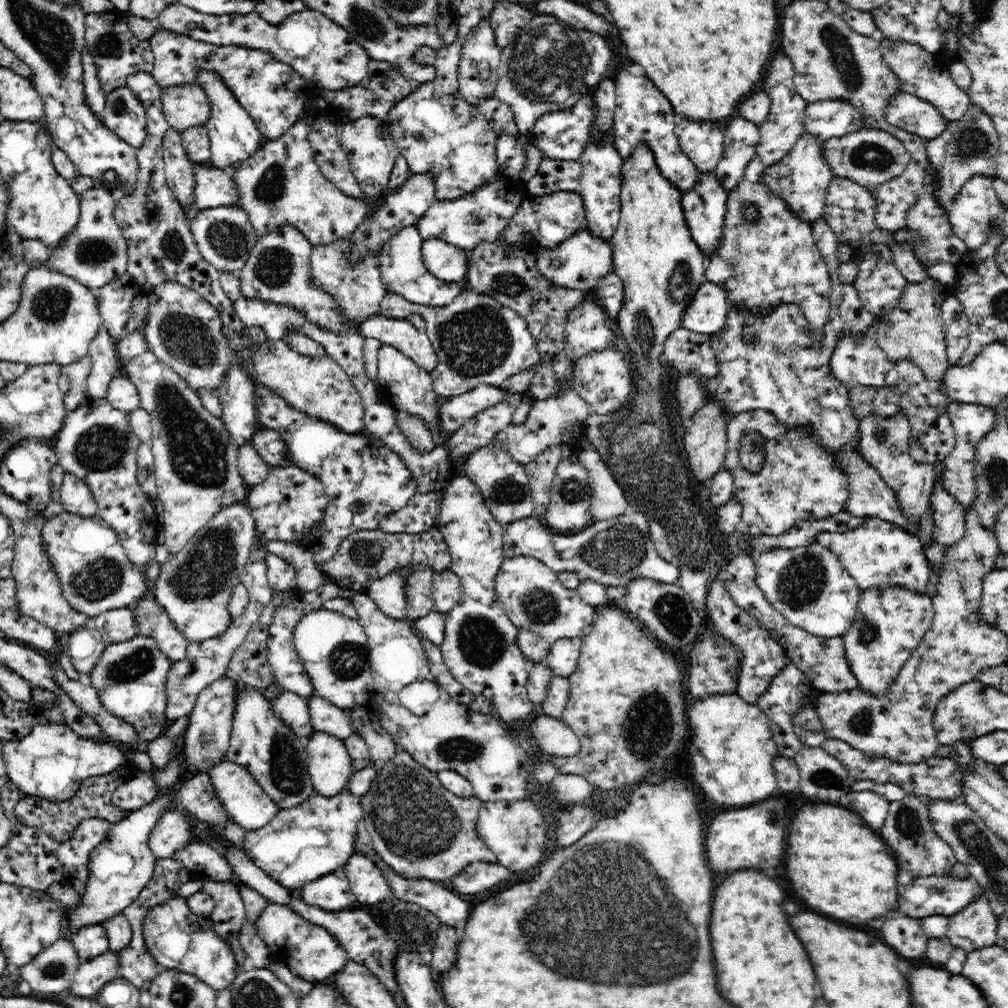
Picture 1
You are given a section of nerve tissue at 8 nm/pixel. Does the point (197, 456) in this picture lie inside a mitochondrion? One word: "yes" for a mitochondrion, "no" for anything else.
yes

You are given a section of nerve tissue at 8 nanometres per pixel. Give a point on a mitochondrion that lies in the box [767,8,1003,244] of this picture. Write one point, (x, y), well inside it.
(837, 44)

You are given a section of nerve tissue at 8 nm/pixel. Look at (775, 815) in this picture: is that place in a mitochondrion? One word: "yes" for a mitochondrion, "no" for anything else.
yes

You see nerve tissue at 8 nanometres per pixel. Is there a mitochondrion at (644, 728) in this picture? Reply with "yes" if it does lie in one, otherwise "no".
yes

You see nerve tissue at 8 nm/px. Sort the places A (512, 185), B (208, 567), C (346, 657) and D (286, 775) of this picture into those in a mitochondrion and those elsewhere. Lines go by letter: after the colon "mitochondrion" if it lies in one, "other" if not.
A: other
B: mitochondrion
C: mitochondrion
D: mitochondrion

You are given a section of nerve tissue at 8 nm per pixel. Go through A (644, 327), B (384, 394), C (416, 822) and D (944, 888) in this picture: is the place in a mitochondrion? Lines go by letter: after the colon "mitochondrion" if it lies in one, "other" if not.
A: mitochondrion
B: other
C: mitochondrion
D: mitochondrion

